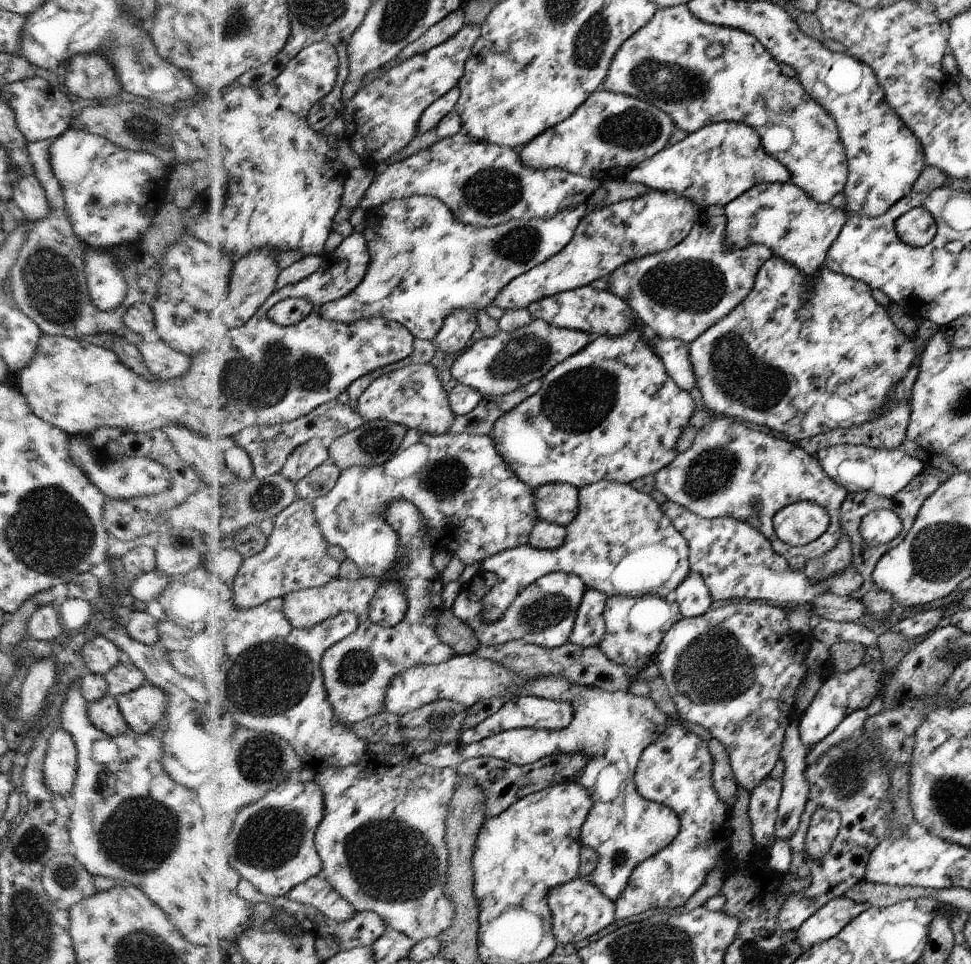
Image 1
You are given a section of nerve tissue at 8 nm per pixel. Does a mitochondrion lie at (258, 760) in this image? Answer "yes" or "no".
yes

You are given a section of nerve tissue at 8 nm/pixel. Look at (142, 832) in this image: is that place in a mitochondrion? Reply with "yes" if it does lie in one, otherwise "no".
yes

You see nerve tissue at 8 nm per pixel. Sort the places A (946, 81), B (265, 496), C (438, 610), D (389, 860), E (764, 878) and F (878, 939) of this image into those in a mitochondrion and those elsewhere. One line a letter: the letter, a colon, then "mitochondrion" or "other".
A: other
B: mitochondrion
C: other
D: mitochondrion
E: other
F: mitochondrion

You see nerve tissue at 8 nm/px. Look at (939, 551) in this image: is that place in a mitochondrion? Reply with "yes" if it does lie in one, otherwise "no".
yes

